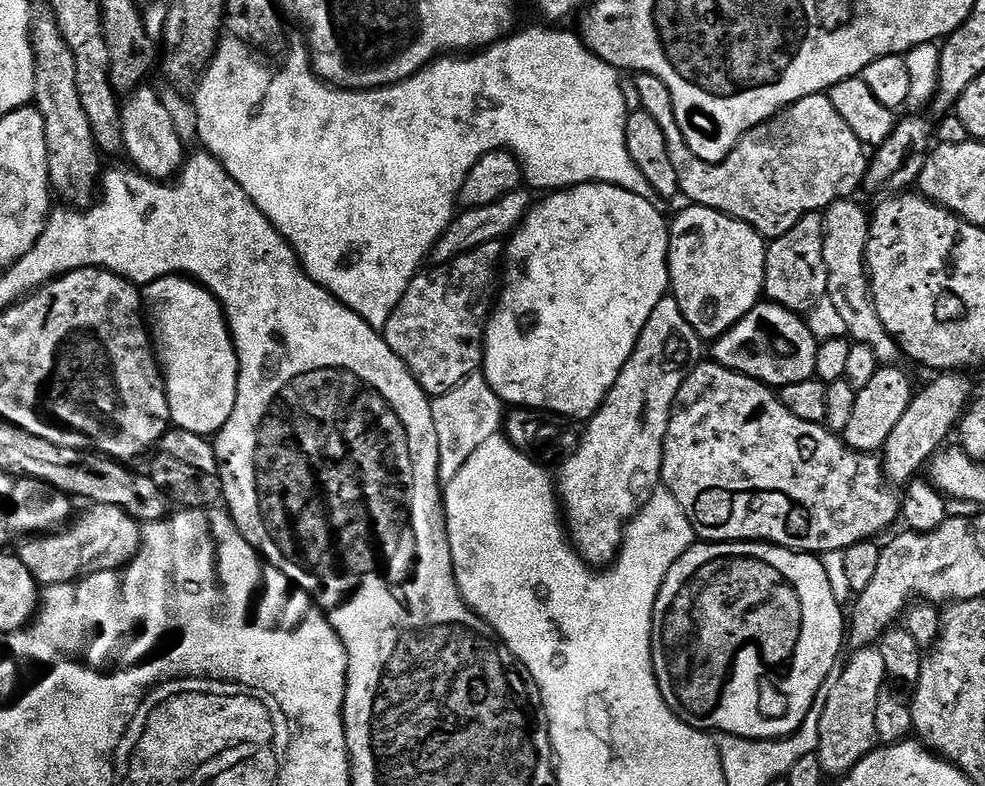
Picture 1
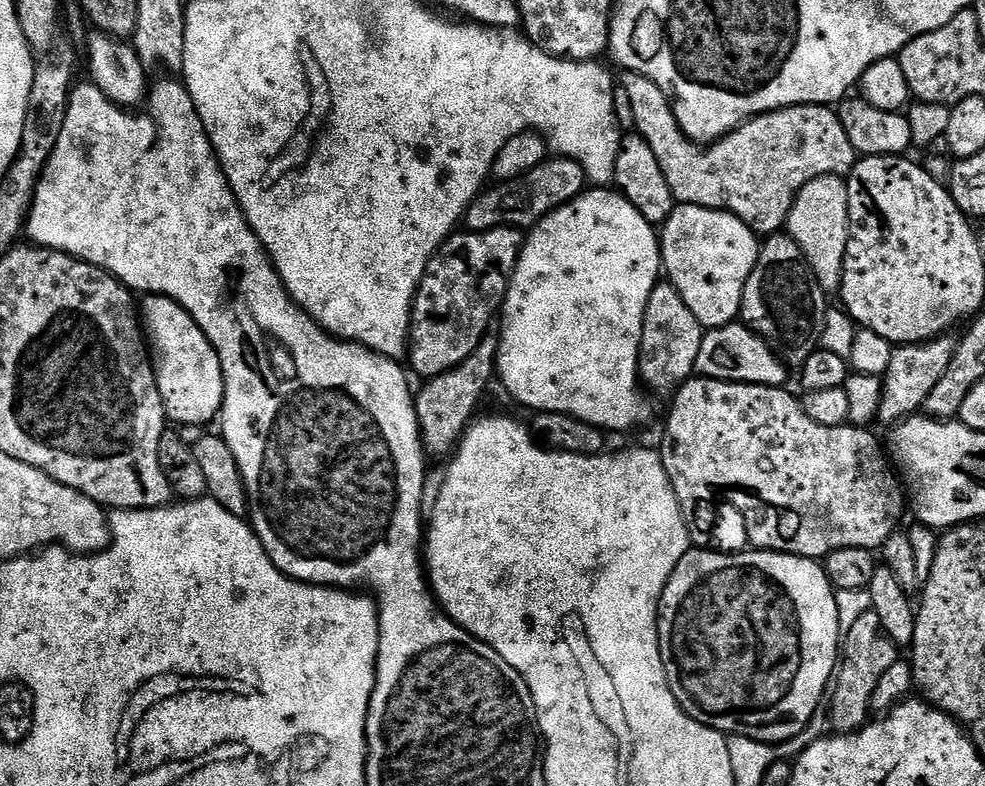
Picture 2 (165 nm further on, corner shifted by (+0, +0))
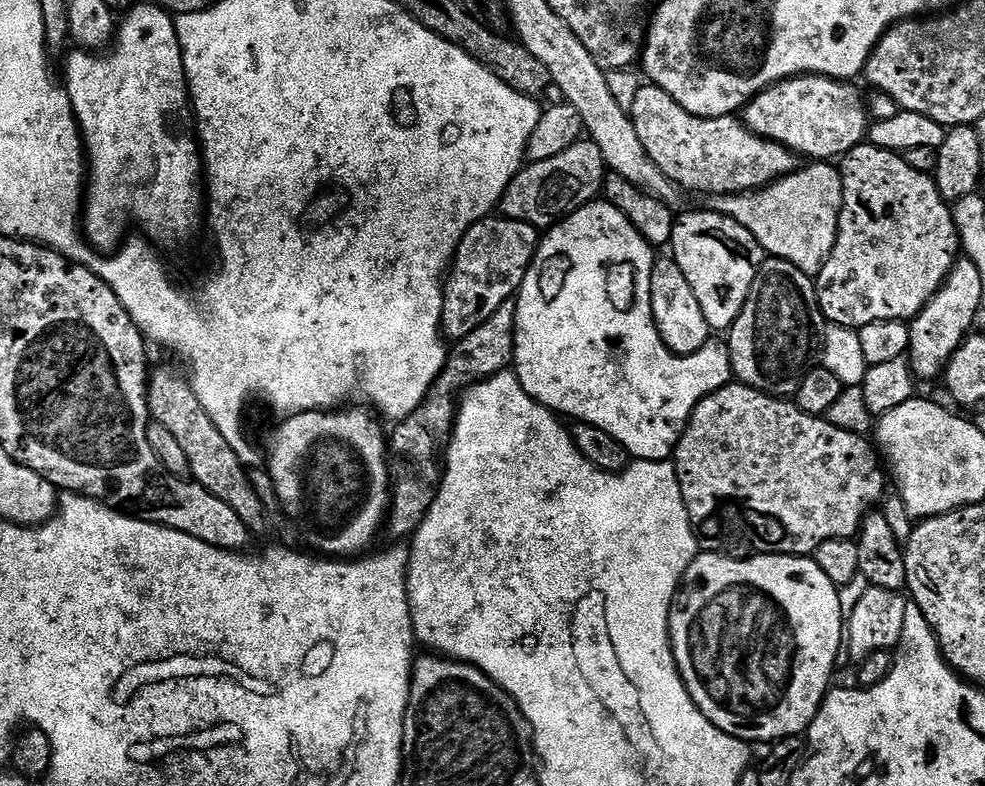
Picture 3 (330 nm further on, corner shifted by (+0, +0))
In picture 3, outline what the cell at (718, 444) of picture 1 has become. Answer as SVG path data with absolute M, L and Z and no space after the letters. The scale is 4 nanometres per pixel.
M730 382L726 387L711 392L705 400L698 402L692 416L684 425L680 441L676 444L674 463L680 483L680 497L684 499L690 520L696 520L696 524L704 524L704 520L708 520L708 512L716 512L716 520L728 520L732 528L744 528L744 532L748 532L748 536L752 536L752 540L760 544L760 554L811 557L818 550L818 546L822 546L822 542L830 538L851 540L859 533L865 516L873 511L886 495L886 468L868 436L850 434L850 430L838 430L838 426L834 426L825 417L811 416L800 411L800 407L791 399L768 396L765 392L759 392L739 382Z

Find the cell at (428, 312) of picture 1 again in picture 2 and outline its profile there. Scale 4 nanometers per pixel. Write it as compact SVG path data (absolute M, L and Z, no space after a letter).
M495 228L485 232L457 231L430 258L412 299L406 364L413 373L431 378L454 370L478 347L504 307L516 259L526 236L519 228Z

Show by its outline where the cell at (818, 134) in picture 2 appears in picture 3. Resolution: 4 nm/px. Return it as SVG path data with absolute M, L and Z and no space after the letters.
M641 86L630 115L654 166L683 191L685 188L688 192L705 192L708 198L754 192L798 167L798 157L792 149L750 131L743 119L735 115L695 116L655 86Z

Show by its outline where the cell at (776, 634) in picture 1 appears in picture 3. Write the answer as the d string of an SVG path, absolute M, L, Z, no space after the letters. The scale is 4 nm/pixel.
M700 552L690 562L686 574L680 579L680 588L672 599L672 609L668 615L668 636L672 640L672 653L676 659L676 668L680 671L682 682L698 710L718 730L730 734L745 742L768 740L775 742L785 740L788 736L800 736L807 733L816 712L824 703L824 697L833 683L832 671L836 668L836 659L842 656L842 645L845 643L846 619L842 614L839 601L840 589L826 574L815 559L807 556L777 556L775 554L753 554L747 558L737 558L719 552Z

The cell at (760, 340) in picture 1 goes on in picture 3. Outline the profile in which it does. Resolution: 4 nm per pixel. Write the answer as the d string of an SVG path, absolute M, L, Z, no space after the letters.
M593 202L582 206L576 212L570 213L564 217L563 220L557 220L551 228L543 233L539 246L536 247L536 252L532 255L532 265L528 268L528 272L524 276L524 281L520 283L520 291L516 293L514 299L516 301L516 341L514 342L514 354L512 355L512 364L516 376L522 382L522 386L526 390L526 394L530 394L530 398L534 398L544 408L549 408L550 411L559 414L561 417L573 416L573 421L582 424L593 424L598 426L598 430L606 430L606 434L610 434L610 438L614 438L618 442L622 442L622 446L628 451L629 457L633 461L638 460L666 460L675 453L676 444L680 441L680 436L684 432L684 425L687 424L688 419L692 416L692 411L698 406L700 400L705 400L711 392L716 392L720 388L726 387L733 379L732 363L730 362L730 354L728 353L727 343L720 342L720 344L713 343L711 345L712 352L705 351L703 353L704 360L696 360L700 358L693 358L692 356L679 356L678 353L669 350L664 345L664 339L660 337L660 332L656 329L656 324L652 320L652 303L650 302L650 278L652 277L652 268L656 265L657 257L654 255L654 249L651 244L646 243L642 238L642 234L638 234L638 230L634 230L634 226L626 218L626 214L622 214L622 210L618 210L614 205L607 202Z

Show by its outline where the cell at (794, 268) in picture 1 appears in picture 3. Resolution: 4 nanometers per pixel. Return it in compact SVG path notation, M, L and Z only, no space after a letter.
M765 259L754 286L750 286L742 314L726 332L733 377L768 396L795 397L802 378L813 367L812 355L817 355L825 324L813 277L785 260Z

